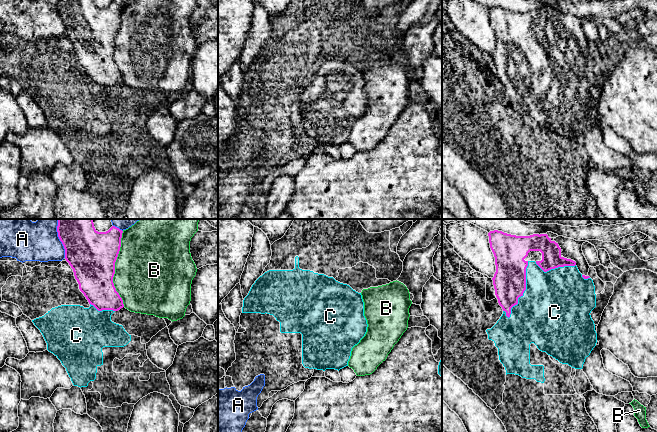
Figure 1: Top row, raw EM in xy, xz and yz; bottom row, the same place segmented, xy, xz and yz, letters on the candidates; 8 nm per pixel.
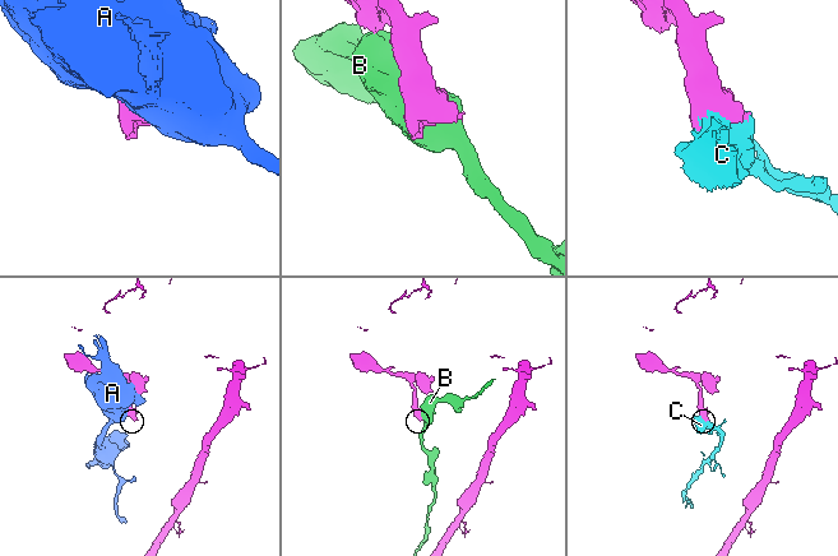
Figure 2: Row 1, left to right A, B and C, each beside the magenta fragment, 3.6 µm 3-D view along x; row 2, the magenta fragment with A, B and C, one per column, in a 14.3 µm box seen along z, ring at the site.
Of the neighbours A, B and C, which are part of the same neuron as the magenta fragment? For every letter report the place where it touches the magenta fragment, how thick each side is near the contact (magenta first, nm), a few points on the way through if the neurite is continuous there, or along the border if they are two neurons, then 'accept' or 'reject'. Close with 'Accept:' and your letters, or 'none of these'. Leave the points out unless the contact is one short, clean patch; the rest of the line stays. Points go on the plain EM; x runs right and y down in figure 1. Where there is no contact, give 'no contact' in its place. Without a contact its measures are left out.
A: meets magenta in xy at (60, 16); 360 nm thick on the magenta side, 300 nm on the other; reject
B: meets magenta in xy at (114, 45); 380 nm thick on the magenta side, 500 nm on the other; reject
C: meets magenta in yz at (525, 65); 260 nm thick on the magenta side, 500 nm on the other; accept
Accept: C

